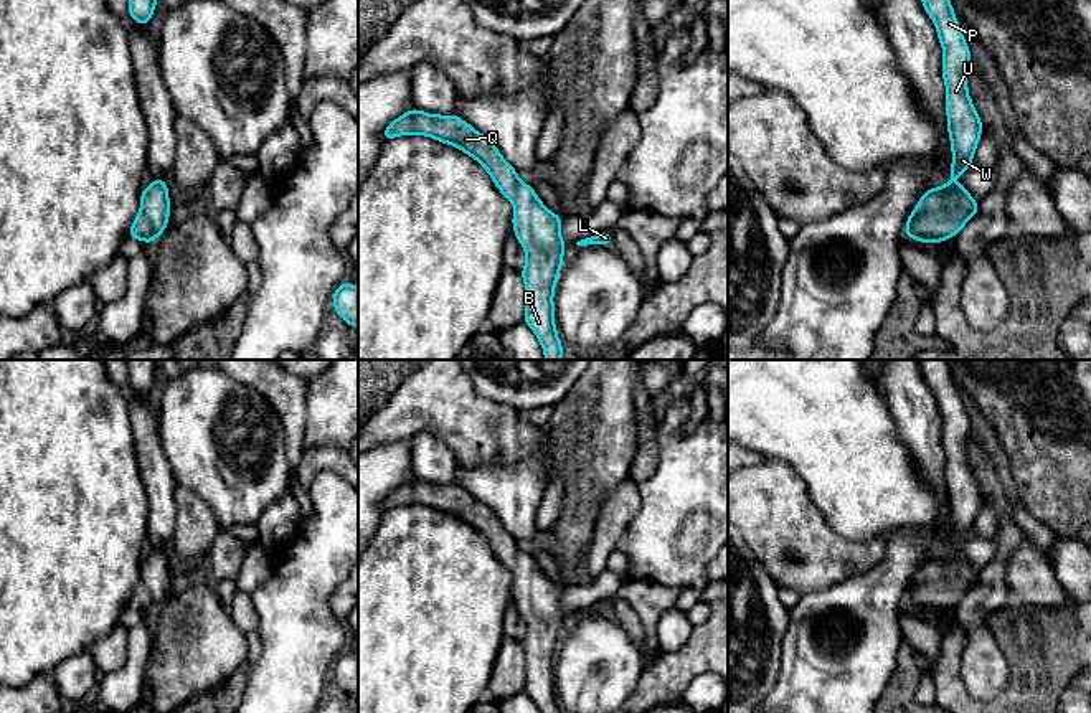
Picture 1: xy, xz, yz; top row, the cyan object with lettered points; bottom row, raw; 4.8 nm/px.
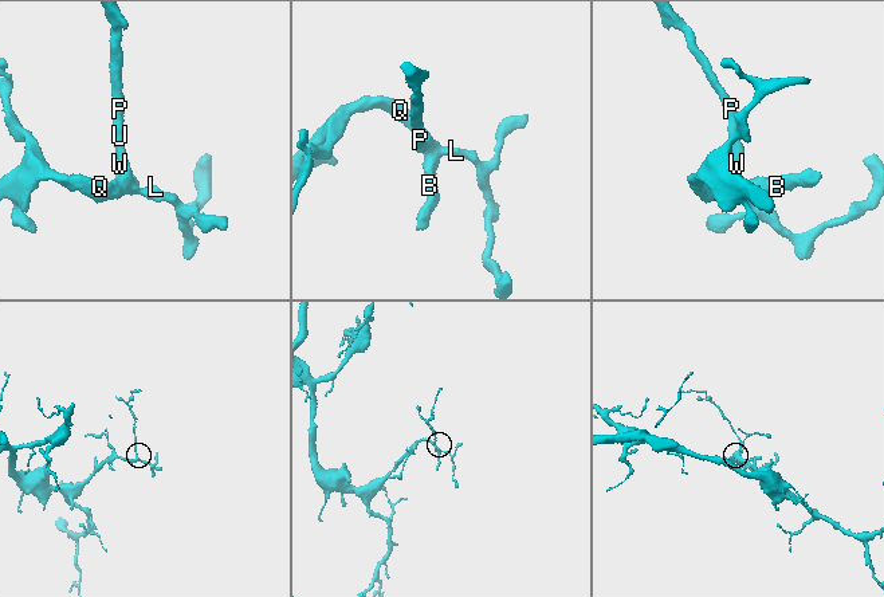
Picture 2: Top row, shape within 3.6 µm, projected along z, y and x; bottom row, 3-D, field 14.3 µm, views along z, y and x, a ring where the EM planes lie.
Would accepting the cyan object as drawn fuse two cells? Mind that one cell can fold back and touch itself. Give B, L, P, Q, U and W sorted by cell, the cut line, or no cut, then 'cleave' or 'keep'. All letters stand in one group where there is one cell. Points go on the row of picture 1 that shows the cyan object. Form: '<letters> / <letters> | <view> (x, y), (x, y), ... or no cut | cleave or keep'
B L P Q U W | no cut | keep

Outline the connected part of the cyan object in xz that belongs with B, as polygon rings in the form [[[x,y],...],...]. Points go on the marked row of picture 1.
[[[413,107],[394,119],[381,132],[381,139],[413,134],[452,145],[480,162],[498,191],[513,203],[513,233],[527,254],[520,271],[527,290],[523,322],[540,340],[545,360],[561,360],[563,345],[556,332],[553,295],[564,264],[563,253],[569,246],[561,239],[563,216],[550,211],[535,188],[518,178],[495,144],[456,112],[439,116]]]

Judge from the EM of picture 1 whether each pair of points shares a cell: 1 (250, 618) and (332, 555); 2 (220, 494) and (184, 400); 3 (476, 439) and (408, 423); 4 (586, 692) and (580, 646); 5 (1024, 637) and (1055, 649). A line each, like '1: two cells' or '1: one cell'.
1: two cells
2: one cell
3: one cell
4: one cell
5: one cell

